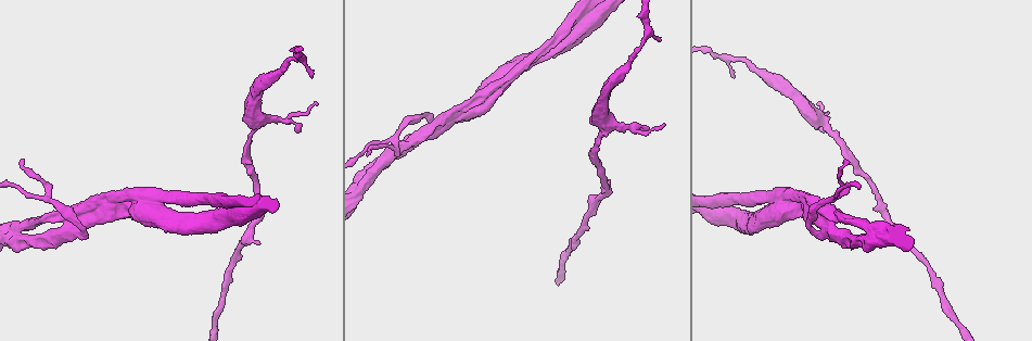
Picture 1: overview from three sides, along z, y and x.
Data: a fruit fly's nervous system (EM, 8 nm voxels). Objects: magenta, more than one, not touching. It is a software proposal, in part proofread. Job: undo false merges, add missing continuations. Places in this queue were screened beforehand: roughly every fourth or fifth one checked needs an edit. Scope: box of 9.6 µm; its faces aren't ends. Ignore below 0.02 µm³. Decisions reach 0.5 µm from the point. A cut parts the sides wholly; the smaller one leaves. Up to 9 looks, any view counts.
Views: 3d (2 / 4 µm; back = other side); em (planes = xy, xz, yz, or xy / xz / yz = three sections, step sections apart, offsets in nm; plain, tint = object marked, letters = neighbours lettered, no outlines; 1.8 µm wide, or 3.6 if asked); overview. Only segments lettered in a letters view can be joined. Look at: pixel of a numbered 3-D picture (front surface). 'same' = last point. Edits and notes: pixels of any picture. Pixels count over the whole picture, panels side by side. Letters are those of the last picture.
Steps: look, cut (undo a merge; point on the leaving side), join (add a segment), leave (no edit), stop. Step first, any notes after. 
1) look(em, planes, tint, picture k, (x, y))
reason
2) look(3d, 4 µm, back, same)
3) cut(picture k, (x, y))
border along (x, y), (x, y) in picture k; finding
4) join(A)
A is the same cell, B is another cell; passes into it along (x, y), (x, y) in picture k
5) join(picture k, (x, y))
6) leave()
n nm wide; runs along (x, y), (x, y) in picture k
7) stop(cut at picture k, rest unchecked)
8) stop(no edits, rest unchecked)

look(3d, 4 µm, picture 1, (423, 134))
thin neck

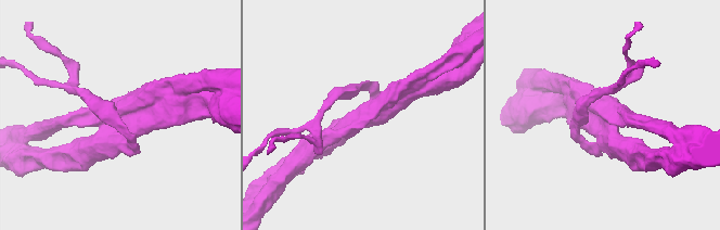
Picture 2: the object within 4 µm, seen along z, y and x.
look(em, planes, tint, picture 2, (365, 116))

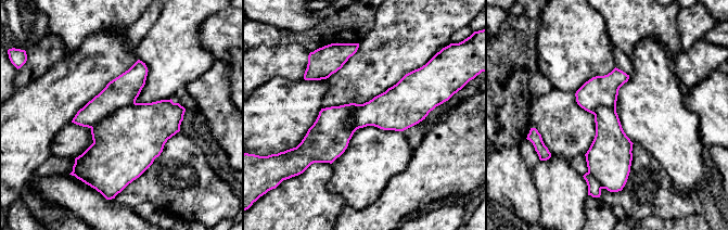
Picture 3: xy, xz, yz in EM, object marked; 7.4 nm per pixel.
look(em, planes, letters, same)
what lies round it

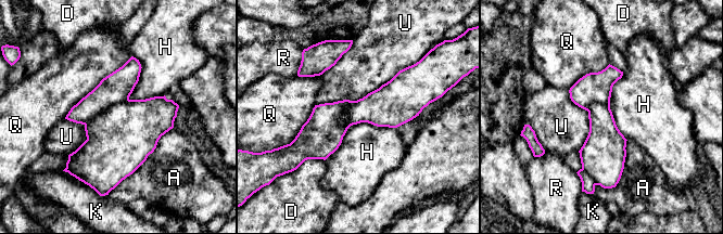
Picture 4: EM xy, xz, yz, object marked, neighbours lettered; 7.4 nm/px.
cut(picture 4, (587, 183))
A, D, H, K, Q, R and U are other cells; border along (582, 168), (596, 184) in picture 4; two cells meet here

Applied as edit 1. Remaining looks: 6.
look(em, planes, plain, picture 1, (368, 175))
a fork

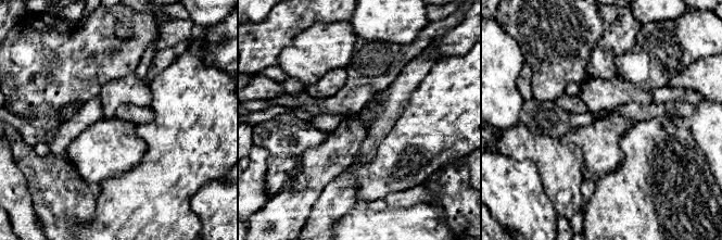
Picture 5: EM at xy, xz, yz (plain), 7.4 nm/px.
look(em, planes, letters, same)
see the neighbours

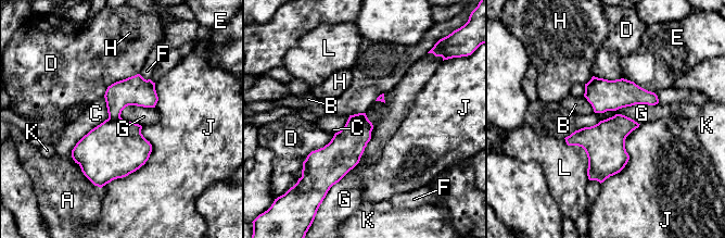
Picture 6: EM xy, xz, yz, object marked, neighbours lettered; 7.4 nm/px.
leave()
A, B, C, D, E, F, G, H, J, K and L are other cells; border along (366, 113), (371, 138), (330, 188) in picture 6; one cell here

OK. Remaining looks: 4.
look(em, 3.6 µm, planes, tint, picture 1, (155, 215))
closes a loop

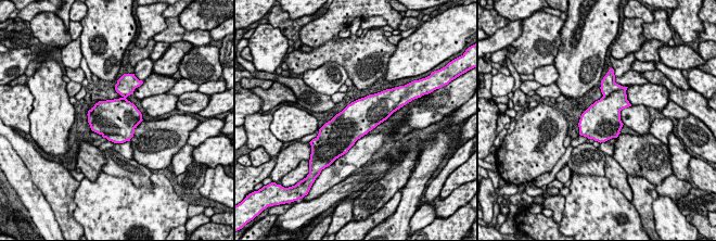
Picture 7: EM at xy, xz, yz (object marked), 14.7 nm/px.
look(em, 3.6 µm, planes, letters, same)
see the neighbours

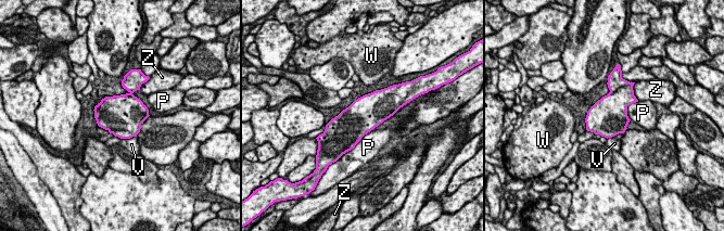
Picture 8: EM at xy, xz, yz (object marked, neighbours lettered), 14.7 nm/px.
leave()
P, V, W and Z are other cells; border along (373, 128), (350, 150) in picture 8; continuous, no second cell

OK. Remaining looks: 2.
look(em, planes, letters, picture 1, (817, 103))
thin end

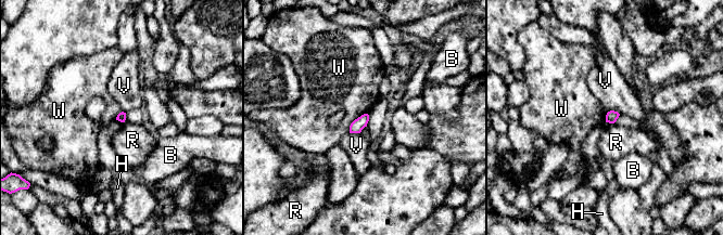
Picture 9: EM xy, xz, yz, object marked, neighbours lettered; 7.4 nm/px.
leave()
B, H, R, V and W are other cells; border along (367, 113), (351, 123), (349, 132) in picture 9; no lettered segment goes on from it

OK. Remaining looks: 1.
stop(cut at picture 4, rest unchecked)

